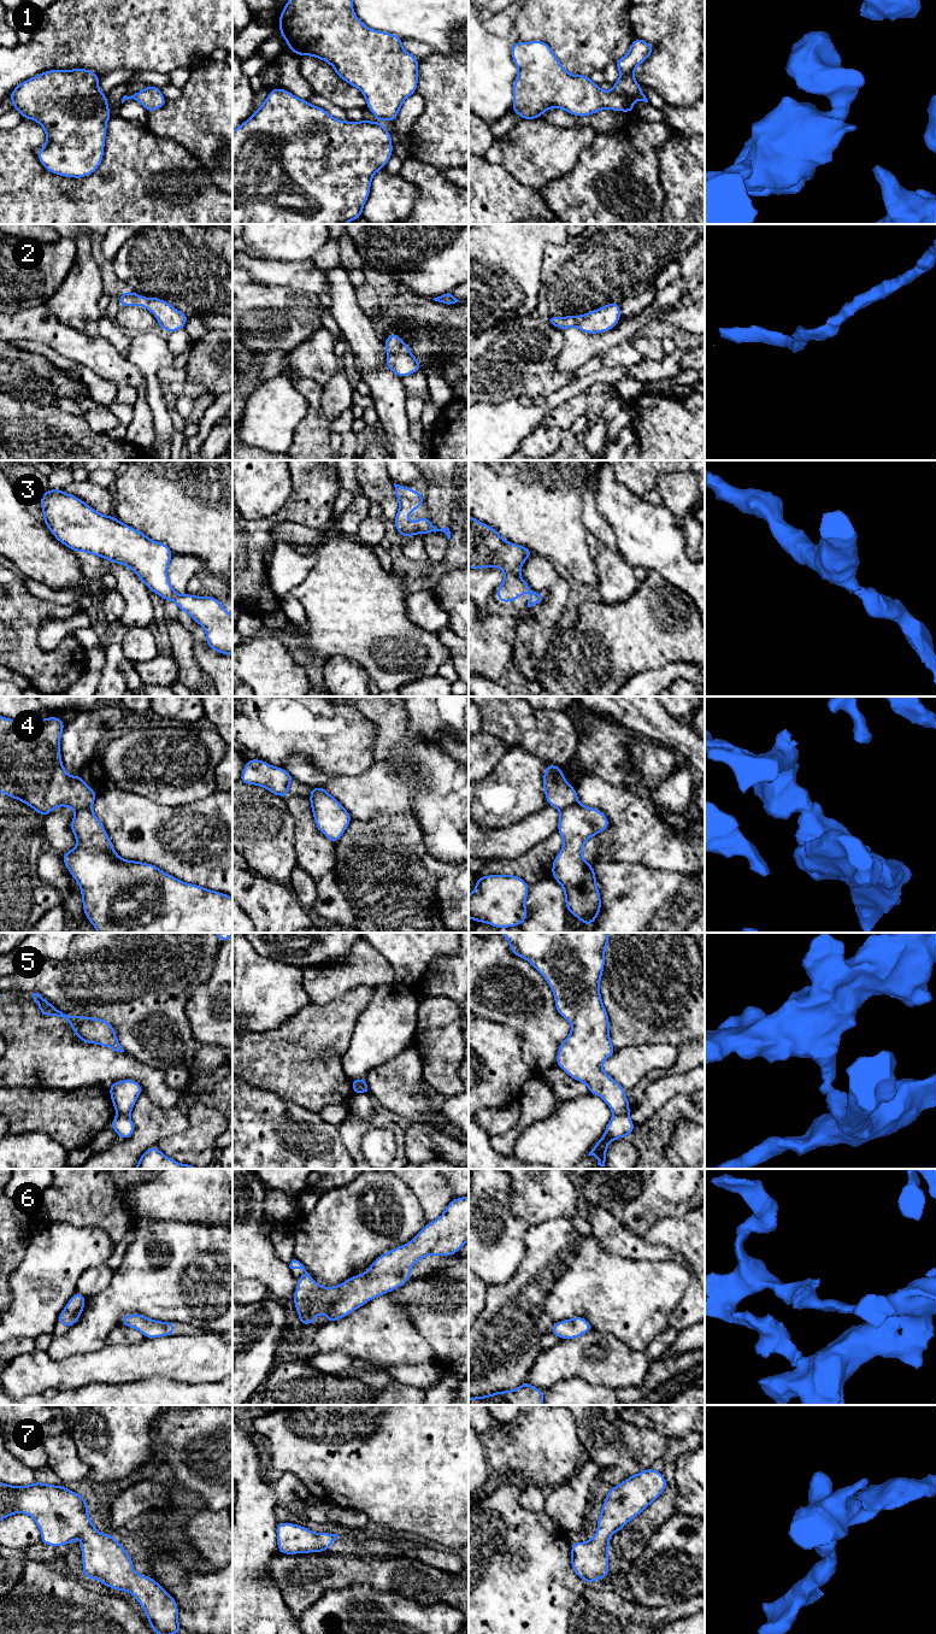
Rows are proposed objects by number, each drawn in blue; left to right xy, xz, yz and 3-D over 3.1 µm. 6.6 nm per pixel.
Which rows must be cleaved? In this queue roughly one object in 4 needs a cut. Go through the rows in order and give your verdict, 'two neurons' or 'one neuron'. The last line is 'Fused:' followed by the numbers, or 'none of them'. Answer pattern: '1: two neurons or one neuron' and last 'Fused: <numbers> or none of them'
1: one neuron
2: one neuron
3: one neuron
4: two neurons
5: two neurons
6: one neuron
7: one neuron
Fused: 4, 5

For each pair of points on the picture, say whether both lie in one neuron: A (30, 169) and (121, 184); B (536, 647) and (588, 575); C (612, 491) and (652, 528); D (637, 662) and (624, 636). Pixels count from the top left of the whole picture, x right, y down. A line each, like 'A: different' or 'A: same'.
A: same
B: different
C: same
D: same

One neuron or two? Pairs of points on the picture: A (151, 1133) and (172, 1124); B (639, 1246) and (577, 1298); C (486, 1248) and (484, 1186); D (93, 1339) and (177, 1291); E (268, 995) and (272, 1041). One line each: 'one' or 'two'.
A: one
B: two
C: one
D: one
E: two

